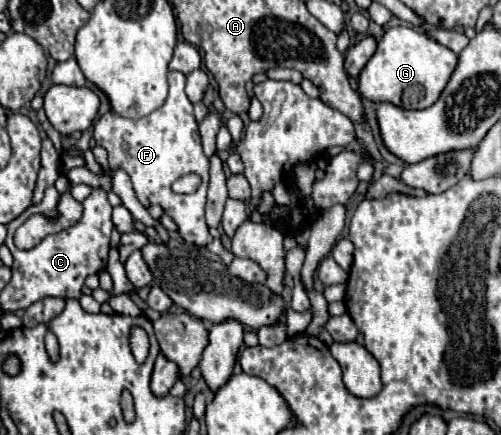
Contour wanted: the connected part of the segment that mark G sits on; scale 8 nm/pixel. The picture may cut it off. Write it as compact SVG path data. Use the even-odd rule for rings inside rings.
M396 26L384 32L378 50L362 68L358 76L358 94L376 104L390 102L404 110L422 110L438 100L456 68L456 62L458 56L452 50L430 40L424 32Z

